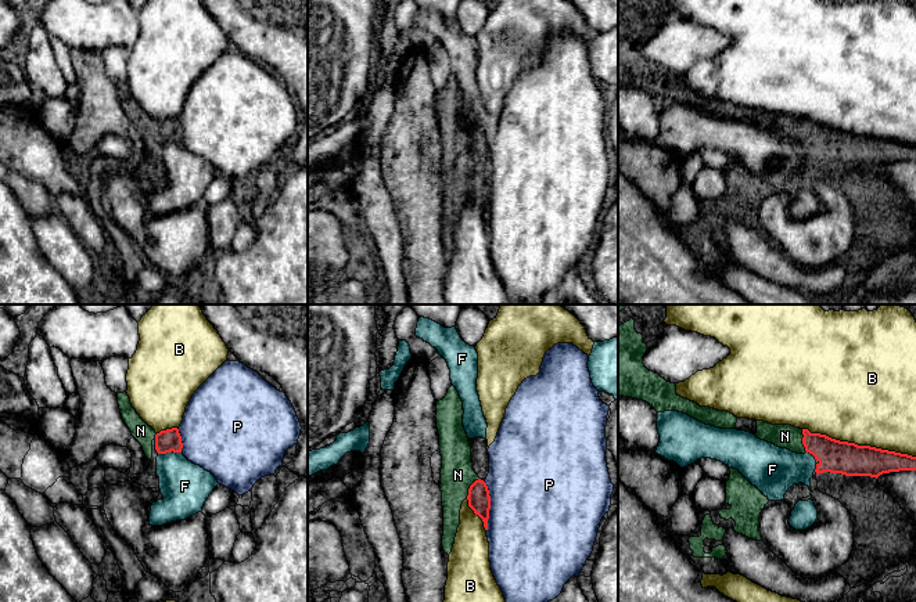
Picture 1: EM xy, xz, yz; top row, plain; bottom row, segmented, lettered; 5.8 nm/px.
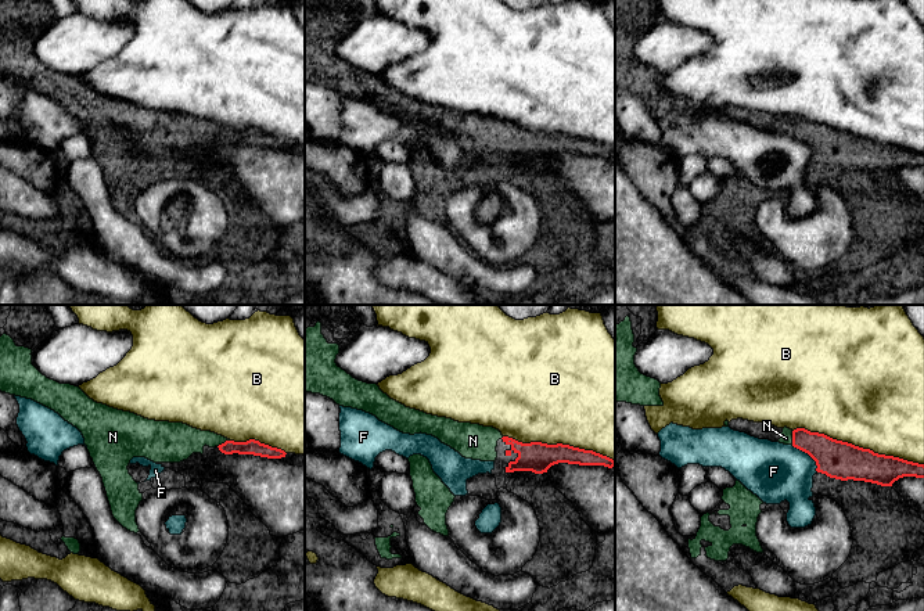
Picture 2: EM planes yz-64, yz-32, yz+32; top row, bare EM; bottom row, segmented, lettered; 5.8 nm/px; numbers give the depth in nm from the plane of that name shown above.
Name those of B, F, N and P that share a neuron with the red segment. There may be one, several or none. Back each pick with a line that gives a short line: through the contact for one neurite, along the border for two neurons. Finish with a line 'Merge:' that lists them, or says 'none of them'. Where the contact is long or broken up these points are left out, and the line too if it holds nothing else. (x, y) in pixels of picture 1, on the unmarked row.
Merge: N

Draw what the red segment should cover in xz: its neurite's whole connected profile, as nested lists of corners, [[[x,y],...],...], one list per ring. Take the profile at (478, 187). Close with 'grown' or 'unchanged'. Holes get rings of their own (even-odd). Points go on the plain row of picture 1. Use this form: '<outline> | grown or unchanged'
[[[481,169],[475,170],[468,179],[467,190],[468,197],[482,209],[484,217],[488,220],[491,185],[486,173]]] | unchanged

